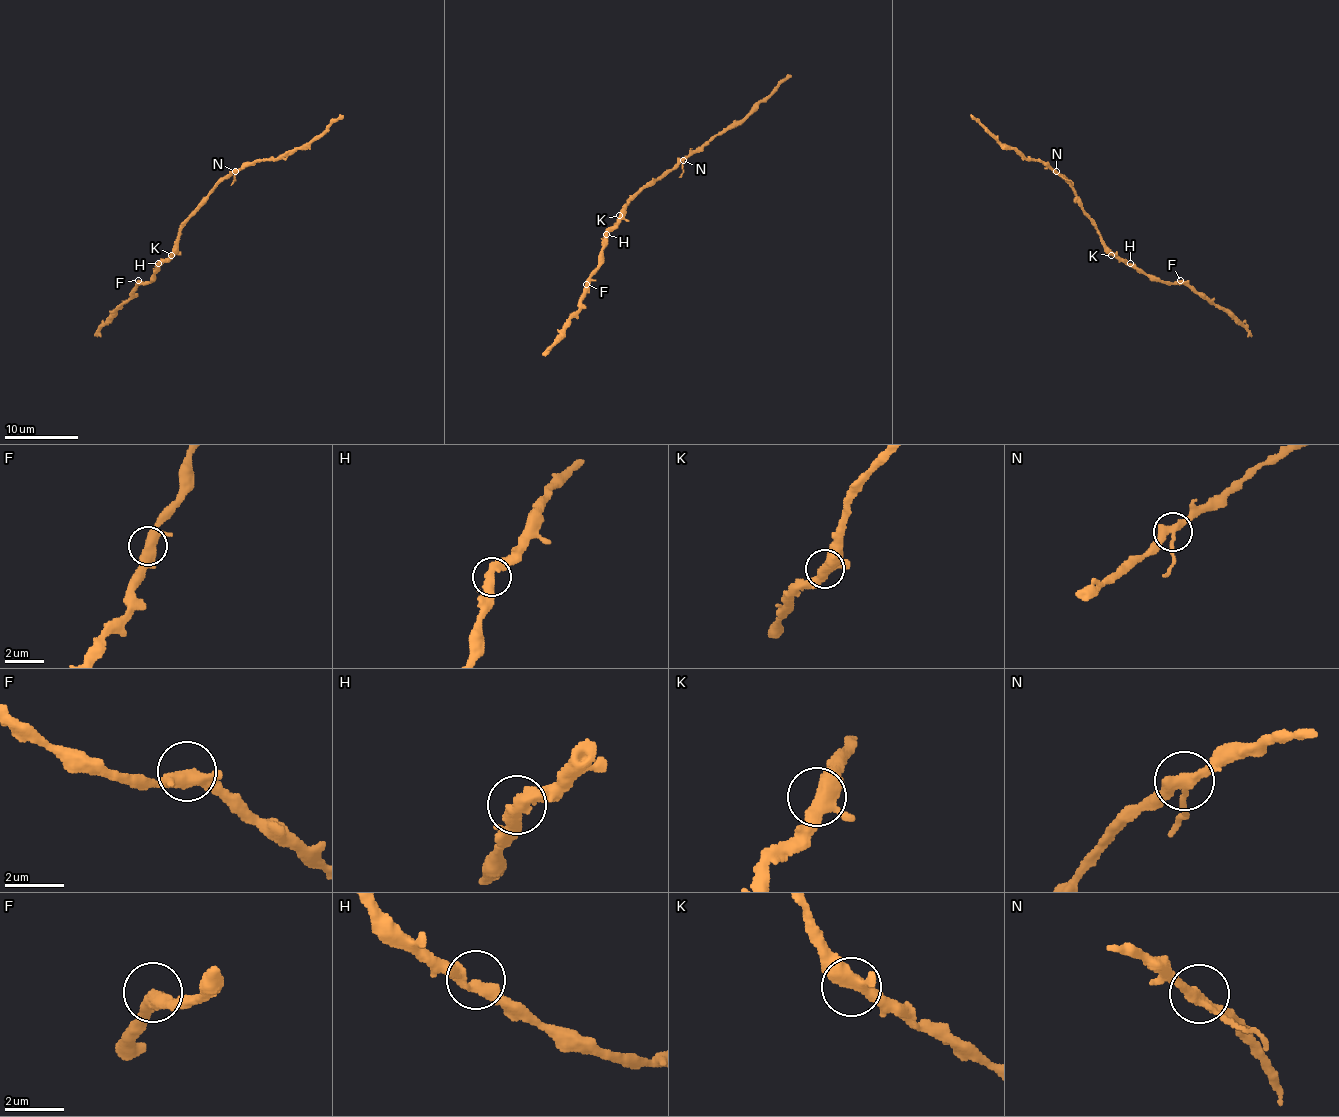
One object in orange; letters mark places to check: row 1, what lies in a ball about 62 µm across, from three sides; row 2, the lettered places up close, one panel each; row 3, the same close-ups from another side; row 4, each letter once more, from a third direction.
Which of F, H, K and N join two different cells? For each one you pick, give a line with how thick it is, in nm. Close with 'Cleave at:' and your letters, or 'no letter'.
Cleave at: no letter

